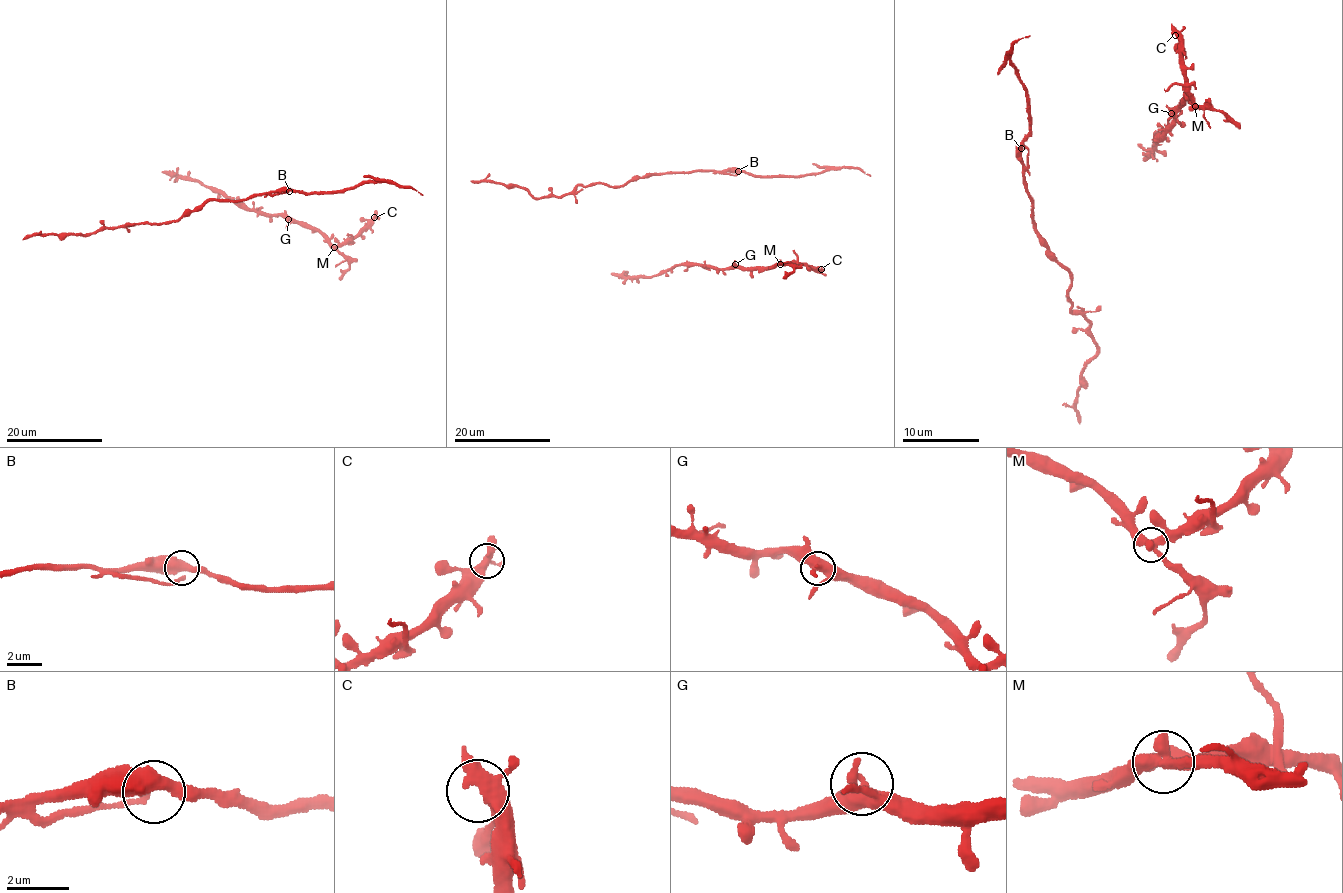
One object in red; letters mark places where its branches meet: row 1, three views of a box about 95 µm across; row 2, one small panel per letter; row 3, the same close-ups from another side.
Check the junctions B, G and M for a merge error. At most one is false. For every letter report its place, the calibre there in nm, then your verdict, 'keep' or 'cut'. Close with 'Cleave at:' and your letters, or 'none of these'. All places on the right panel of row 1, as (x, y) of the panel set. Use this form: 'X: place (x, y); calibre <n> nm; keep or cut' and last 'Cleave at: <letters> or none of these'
B: place (1021, 148); calibre 420 nm; keep
G: place (1171, 113); calibre 440 nm; keep
M: place (1195, 106); calibre 400 nm; cut
Cleave at: M

